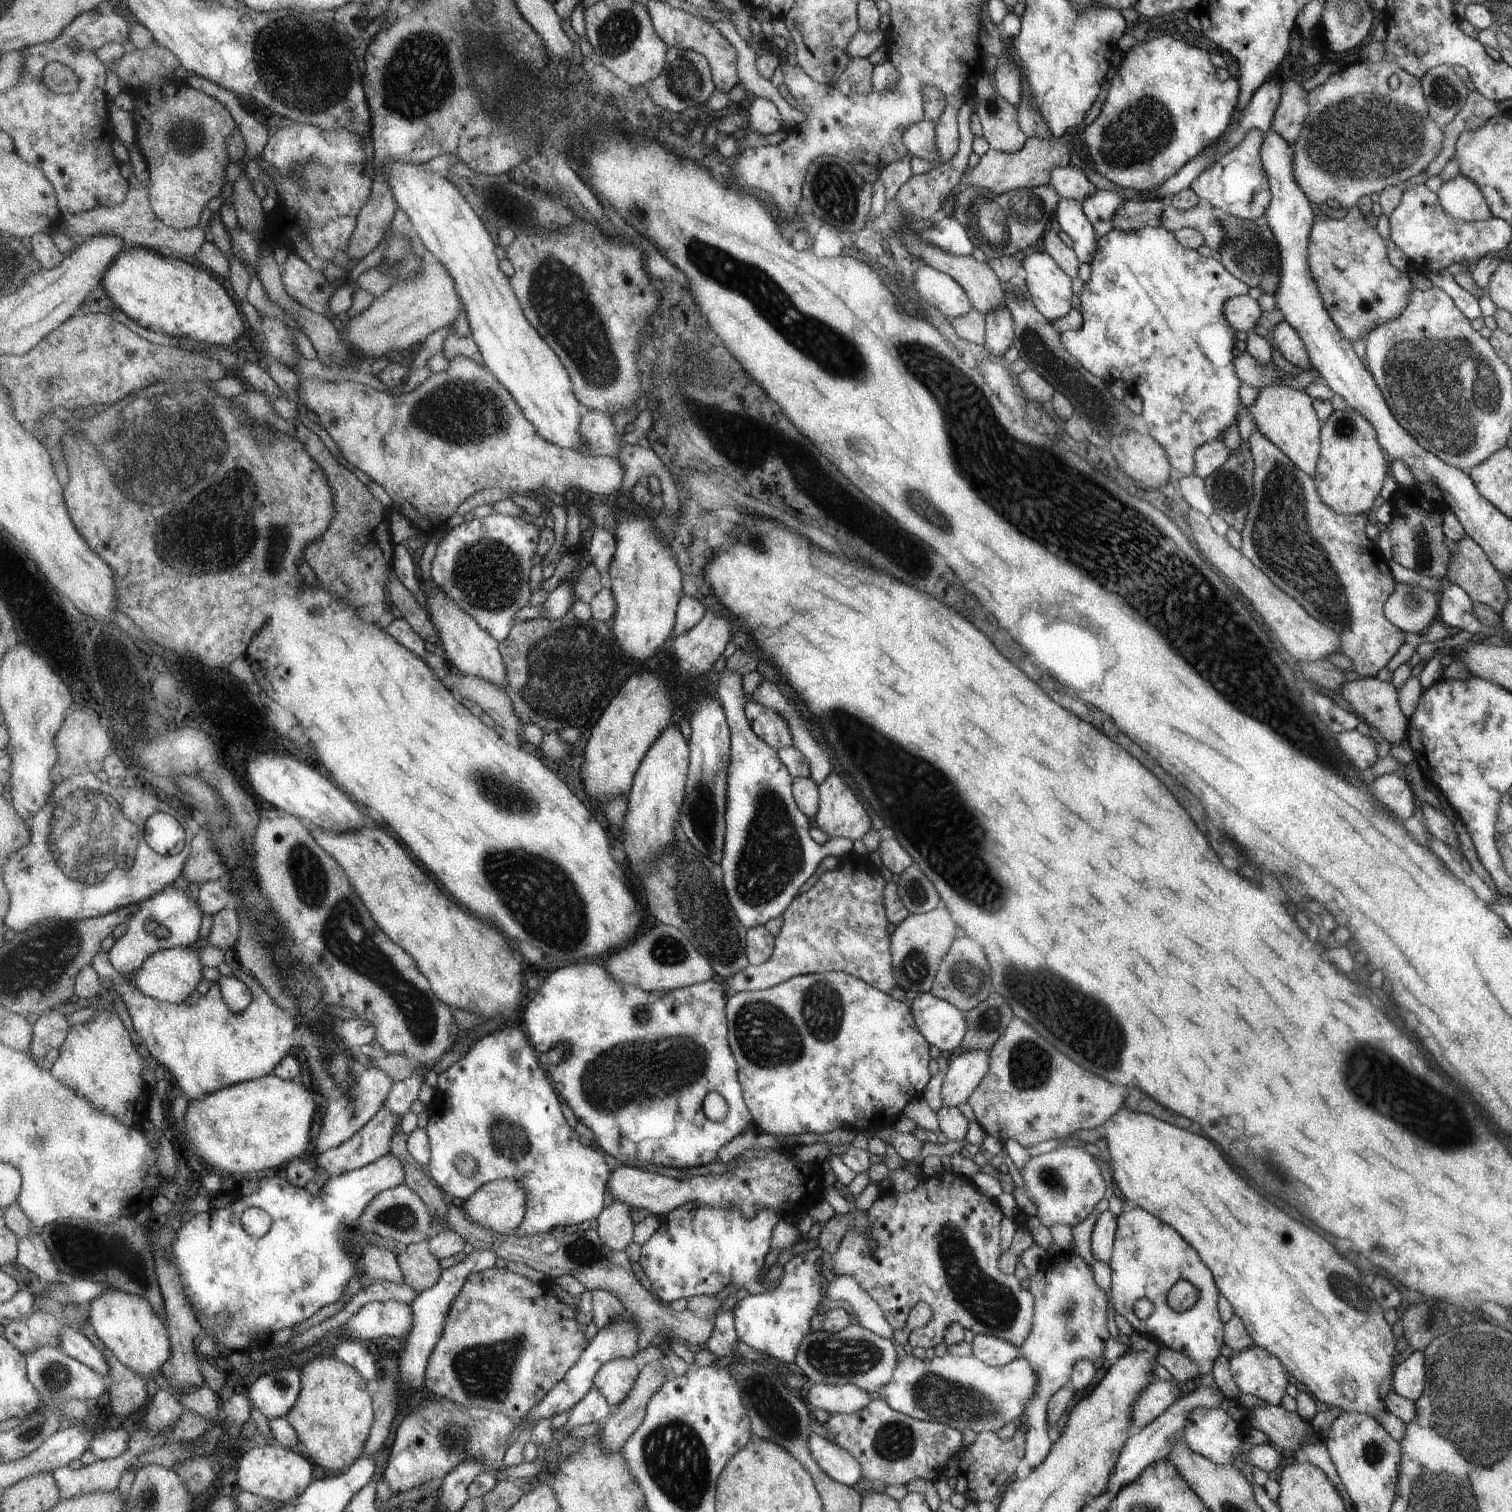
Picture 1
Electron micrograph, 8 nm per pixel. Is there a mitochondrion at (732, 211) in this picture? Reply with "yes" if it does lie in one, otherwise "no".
no

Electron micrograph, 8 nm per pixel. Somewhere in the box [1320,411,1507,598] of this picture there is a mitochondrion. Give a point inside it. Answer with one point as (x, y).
(1425, 548)

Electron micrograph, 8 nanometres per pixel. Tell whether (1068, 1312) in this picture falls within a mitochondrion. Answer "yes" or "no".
yes

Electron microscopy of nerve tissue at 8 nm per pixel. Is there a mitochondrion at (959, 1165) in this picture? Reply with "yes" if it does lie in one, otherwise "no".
no

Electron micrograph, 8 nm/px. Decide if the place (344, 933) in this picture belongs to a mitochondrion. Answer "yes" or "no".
yes

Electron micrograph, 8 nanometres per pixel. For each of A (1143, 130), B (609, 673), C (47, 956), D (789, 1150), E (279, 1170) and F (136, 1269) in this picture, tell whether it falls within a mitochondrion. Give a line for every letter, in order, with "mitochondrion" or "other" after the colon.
A: mitochondrion
B: other
C: mitochondrion
D: other
E: other
F: mitochondrion

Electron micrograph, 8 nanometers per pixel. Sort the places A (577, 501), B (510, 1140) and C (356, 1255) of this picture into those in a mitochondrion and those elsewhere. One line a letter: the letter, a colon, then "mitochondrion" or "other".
A: other
B: mitochondrion
C: other

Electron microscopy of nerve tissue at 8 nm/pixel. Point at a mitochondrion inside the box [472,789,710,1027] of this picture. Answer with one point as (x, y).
(543, 898)

